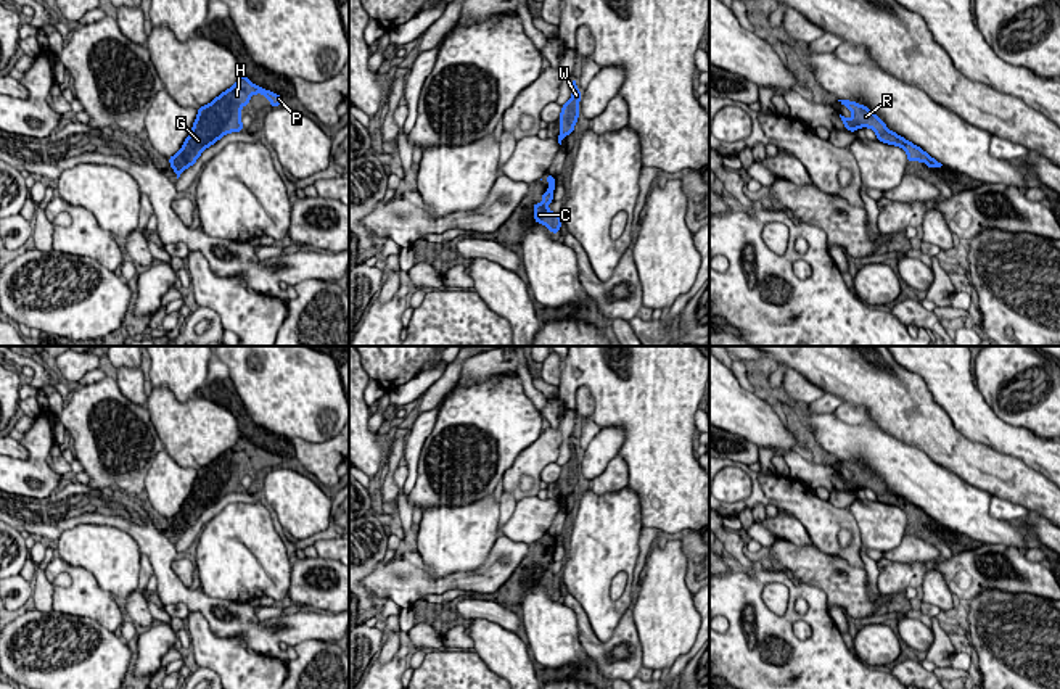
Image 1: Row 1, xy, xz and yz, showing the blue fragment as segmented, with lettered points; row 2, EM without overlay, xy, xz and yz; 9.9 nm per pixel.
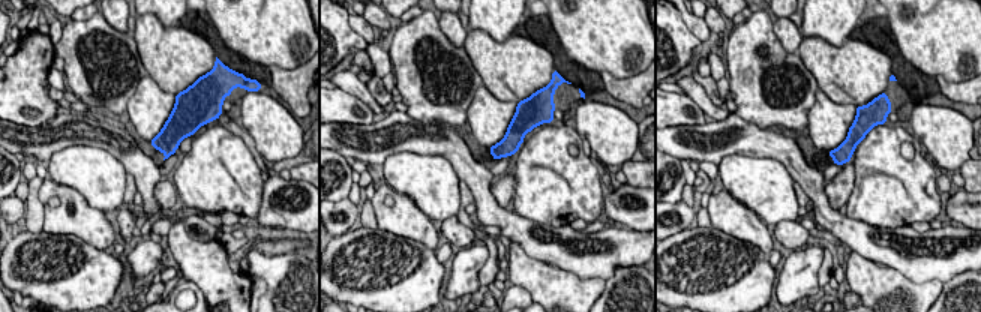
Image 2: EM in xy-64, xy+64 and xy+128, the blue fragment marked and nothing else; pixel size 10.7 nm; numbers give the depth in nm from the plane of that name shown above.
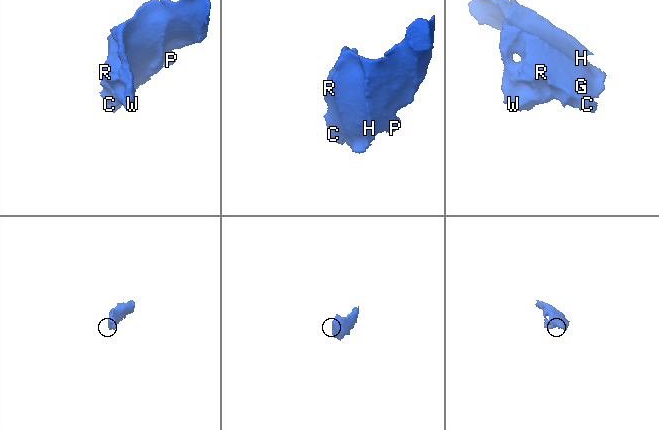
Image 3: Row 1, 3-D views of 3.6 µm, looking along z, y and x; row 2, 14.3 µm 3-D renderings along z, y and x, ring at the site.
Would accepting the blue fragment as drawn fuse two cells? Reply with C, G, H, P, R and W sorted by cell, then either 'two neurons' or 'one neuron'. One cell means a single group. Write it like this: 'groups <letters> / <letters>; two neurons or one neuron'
groups C G H P R W; one neuron

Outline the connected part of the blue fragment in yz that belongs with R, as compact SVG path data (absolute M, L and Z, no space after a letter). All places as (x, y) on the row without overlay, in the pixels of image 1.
M838 460L838 462L853 473L851 480L840 475L846 491L856 493L861 488L869 488L875 493L878 502L902 509L907 515L907 522L926 523L928 530L943 526L920 507L889 491L886 485L865 465L859 465L849 460Z

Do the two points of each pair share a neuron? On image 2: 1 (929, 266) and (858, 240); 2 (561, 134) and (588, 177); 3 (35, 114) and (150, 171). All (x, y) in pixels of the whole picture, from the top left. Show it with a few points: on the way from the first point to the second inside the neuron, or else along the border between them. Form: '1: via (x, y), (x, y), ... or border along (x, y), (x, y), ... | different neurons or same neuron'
1: via (911, 263), (900, 260), (890, 251), (876, 248) | same neuron
2: via (561, 146), (561, 153), (576, 168) | same neuron
3: border along (57, 114), (36, 126), (15, 123) | different neurons

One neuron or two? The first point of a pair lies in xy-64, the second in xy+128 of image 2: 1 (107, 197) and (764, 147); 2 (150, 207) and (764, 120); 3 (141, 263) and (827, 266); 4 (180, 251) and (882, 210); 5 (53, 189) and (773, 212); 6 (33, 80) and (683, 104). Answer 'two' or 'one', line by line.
1: two
2: two
3: two
4: two
5: two
6: one

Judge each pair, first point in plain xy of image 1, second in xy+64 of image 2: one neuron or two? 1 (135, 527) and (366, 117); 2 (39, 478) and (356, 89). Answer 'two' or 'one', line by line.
1: two
2: two

